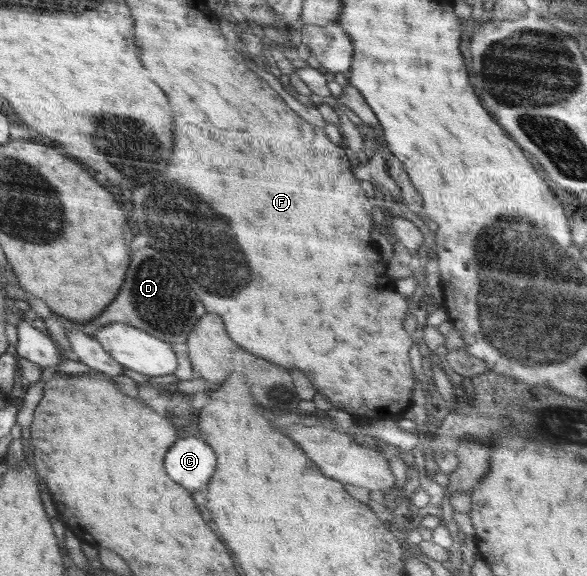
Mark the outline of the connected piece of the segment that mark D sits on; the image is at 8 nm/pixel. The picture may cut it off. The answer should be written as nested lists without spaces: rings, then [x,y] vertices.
[[[143,248],[139,252],[133,252],[131,266],[127,270],[127,278],[125,278],[115,302],[111,302],[111,306],[107,306],[107,310],[103,314],[86,323],[74,322],[54,314],[46,319],[45,326],[48,337],[53,340],[57,351],[63,356],[65,352],[72,350],[67,336],[68,328],[74,328],[93,336],[98,329],[114,322],[123,322],[139,330],[145,330],[147,334],[154,335],[155,338],[159,338],[167,345],[185,344],[188,334],[196,322],[205,315],[205,308],[193,306],[195,302],[197,302],[197,296],[187,286],[185,278],[173,266],[173,262],[167,262],[167,258],[163,258],[153,248]]]

